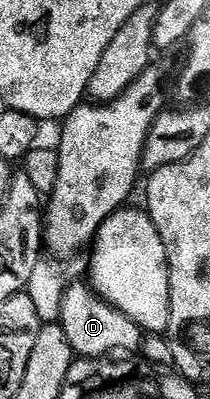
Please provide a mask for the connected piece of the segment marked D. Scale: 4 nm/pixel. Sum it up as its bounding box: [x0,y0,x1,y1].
[57,285,144,359]

